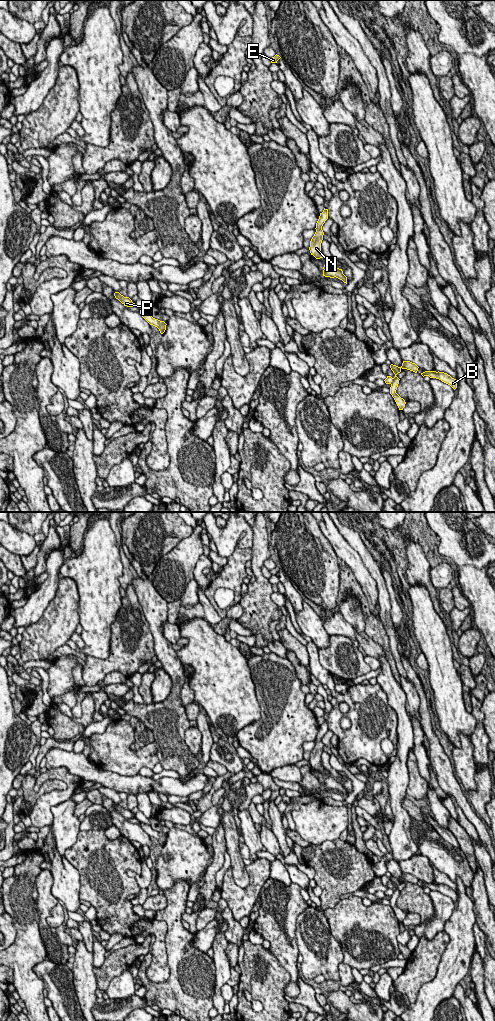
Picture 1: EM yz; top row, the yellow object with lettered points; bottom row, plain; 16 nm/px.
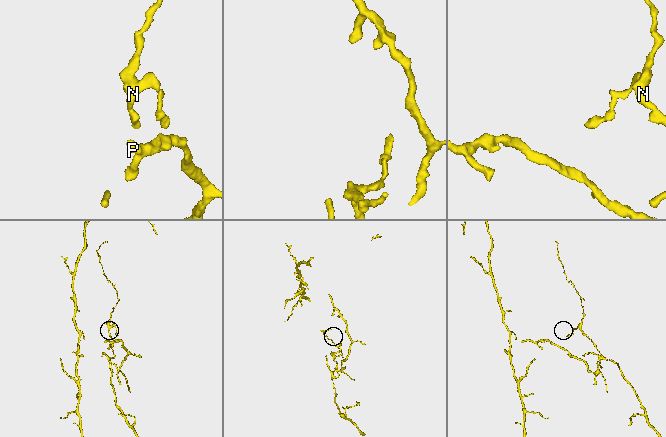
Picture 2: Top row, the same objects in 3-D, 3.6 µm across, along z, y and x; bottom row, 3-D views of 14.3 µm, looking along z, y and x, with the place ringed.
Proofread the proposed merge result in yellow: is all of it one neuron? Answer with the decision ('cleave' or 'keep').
cleave

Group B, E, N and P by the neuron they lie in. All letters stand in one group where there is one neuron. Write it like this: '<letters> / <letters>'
B E N / P

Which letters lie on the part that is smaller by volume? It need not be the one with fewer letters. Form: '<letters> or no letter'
P

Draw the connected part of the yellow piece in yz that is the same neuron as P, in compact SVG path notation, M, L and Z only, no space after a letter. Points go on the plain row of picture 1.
M115 804L114 808L116 811L118 811L124 818L127 819L133 819L135 815L132 814L132 812L129 809L124 809L119 804Z

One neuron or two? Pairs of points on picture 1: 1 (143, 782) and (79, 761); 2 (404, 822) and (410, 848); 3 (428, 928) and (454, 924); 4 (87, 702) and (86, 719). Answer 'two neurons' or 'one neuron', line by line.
1: one neuron
2: one neuron
3: two neurons
4: one neuron

